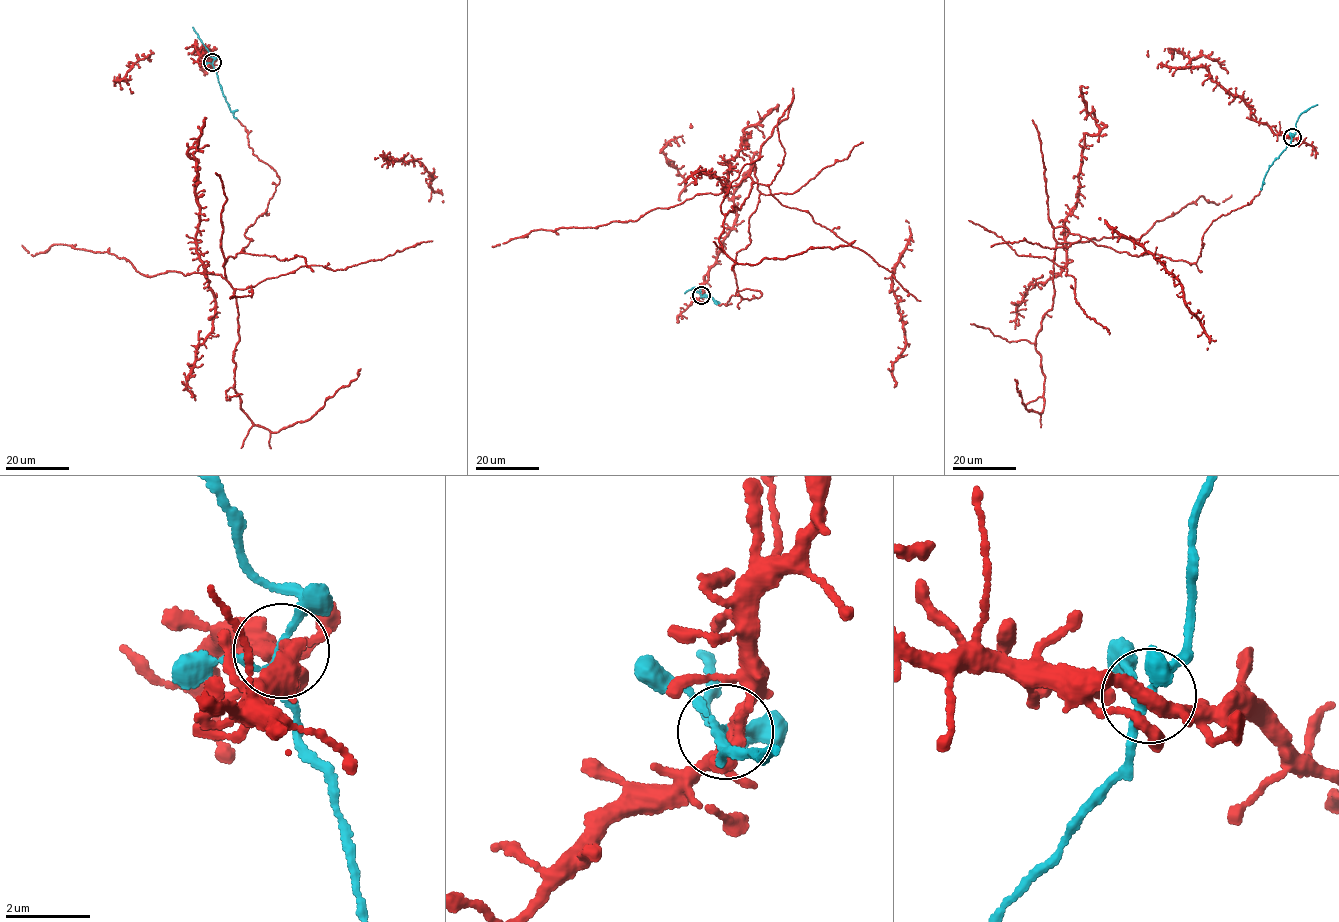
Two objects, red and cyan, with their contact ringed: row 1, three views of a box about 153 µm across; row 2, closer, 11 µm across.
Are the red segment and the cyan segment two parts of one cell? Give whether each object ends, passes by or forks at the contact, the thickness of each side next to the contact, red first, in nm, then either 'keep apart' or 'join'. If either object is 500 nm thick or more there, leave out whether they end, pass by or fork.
red forks | cyan forks | 320/170 nm | join

